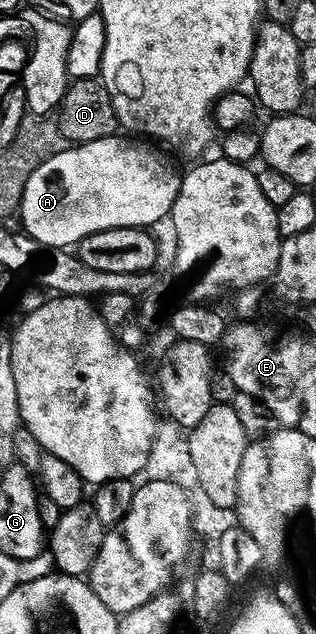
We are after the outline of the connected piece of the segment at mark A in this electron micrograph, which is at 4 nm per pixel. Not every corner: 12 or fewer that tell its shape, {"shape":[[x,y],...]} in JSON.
{"shape":[[113,135],[35,168],[22,231],[69,248],[170,213],[180,173]]}

